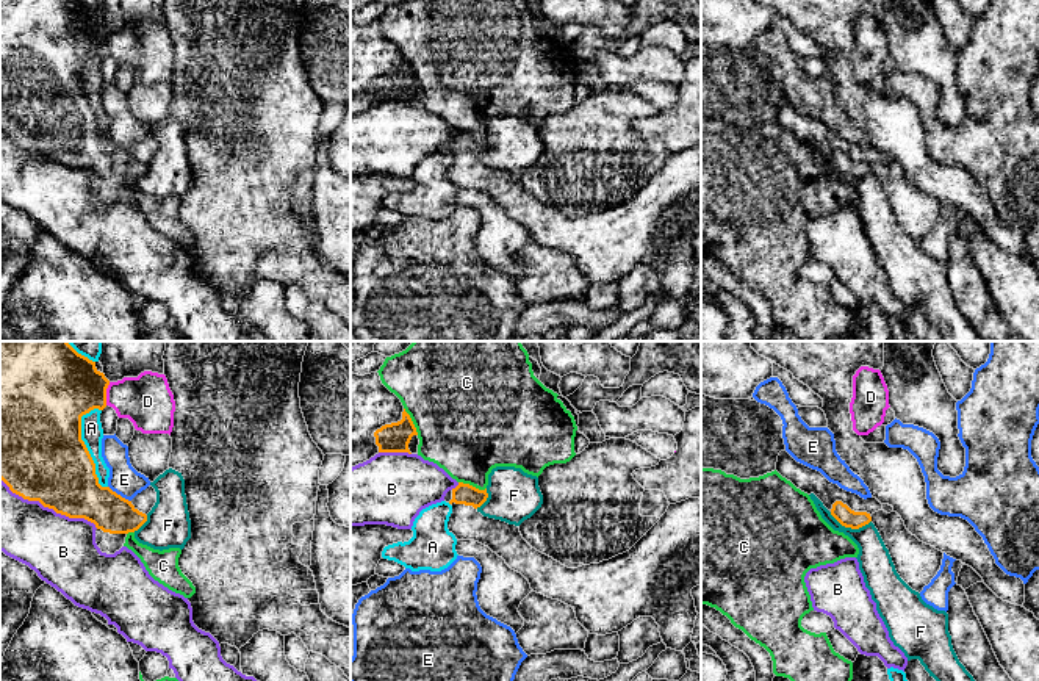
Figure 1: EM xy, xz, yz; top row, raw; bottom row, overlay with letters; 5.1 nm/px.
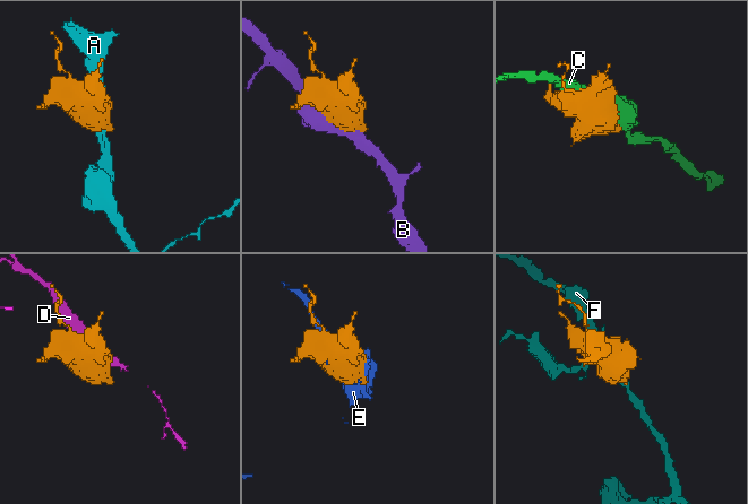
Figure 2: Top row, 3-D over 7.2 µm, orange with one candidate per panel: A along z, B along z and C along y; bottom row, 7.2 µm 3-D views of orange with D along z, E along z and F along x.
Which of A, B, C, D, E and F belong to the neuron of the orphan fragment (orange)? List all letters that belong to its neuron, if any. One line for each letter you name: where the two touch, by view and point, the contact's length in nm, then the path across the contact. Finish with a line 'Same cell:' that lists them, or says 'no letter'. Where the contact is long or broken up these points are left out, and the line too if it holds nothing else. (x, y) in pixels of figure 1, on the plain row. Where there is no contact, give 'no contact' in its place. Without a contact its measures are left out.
Same cell: no letter

